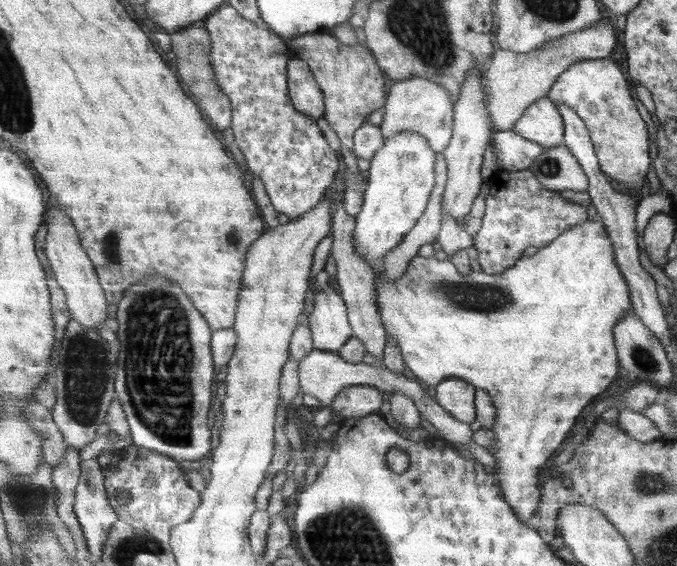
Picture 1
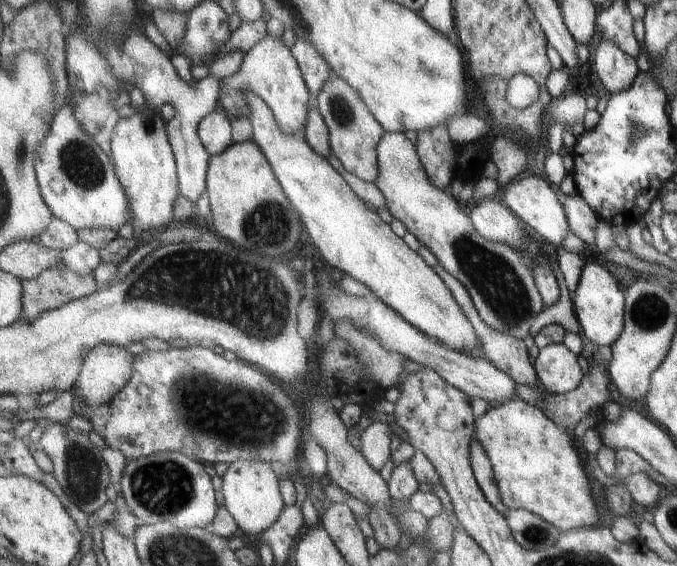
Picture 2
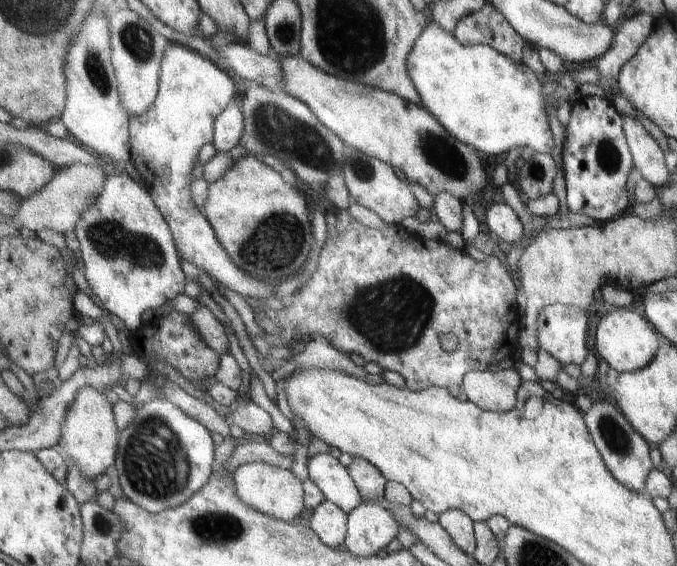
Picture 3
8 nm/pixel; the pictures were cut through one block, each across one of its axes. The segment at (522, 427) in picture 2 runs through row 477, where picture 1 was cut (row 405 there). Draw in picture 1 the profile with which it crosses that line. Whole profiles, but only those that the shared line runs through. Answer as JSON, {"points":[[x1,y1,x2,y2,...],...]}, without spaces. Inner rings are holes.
{"points":[[585,220,581,224,569,226,565,228,559,236,548,245,538,248,535,254,520,258,516,264,505,269,501,274,487,274,487,272,471,271,469,275,461,273,460,270,449,259,437,260,434,257,424,257,420,254,411,259,405,275,397,279,383,279,383,267,376,268,375,288,377,288,377,306,379,306,379,314,381,320,387,328,388,336,391,336,397,347,401,351,405,365,409,367,417,380,424,386,434,386,435,388,447,379,462,379,469,382,477,389,487,390,492,396,495,403,496,415,493,427,493,452,490,452,495,460,495,469,493,474,497,476,495,483,500,488,500,494,503,496,505,503,509,504,509,508,513,510,513,514,528,524,534,522,536,508,540,504,541,491,540,486,543,484,542,470,550,462,551,454,555,448,559,448,559,444,563,442,567,432,571,430,571,426,575,422,575,418,579,415,584,406,587,406,594,397,602,393,611,381,617,376,618,365,613,347,613,325,617,323,619,317,623,317,627,313,627,309,631,309,629,302,629,292,625,286,625,280,621,278,617,264,613,260,613,246,605,234,605,228,600,221]]}

